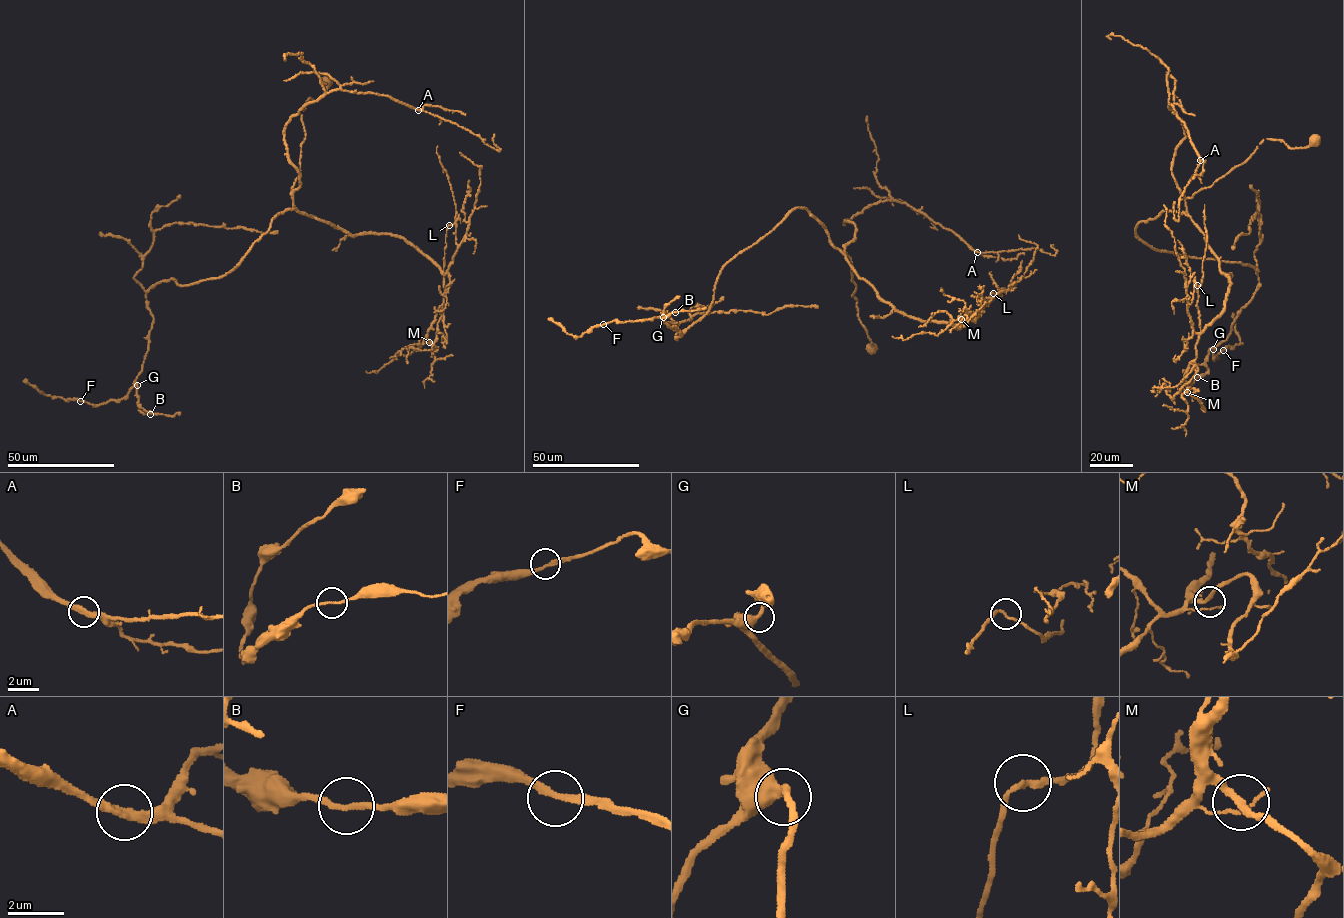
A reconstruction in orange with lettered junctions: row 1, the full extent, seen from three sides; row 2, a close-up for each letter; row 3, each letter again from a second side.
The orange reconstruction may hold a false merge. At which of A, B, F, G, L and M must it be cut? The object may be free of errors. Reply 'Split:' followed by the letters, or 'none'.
Split: none

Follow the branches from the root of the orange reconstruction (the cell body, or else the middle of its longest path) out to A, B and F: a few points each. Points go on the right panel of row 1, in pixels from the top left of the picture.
A: (1315, 139), (1292, 149), (1264, 140), (1244, 162), (1186, 198), (1172, 171), (1184, 127), (1170, 104), (1200, 160)
B: (1315, 139), (1264, 140), (1186, 199), (1187, 214), (1137, 225), (1158, 250), (1257, 270), (1257, 290), (1197, 377)
F: (1315, 139), (1264, 140), (1186, 199), (1187, 214), (1137, 225), (1158, 250), (1257, 270), (1214, 358), (1223, 350)

